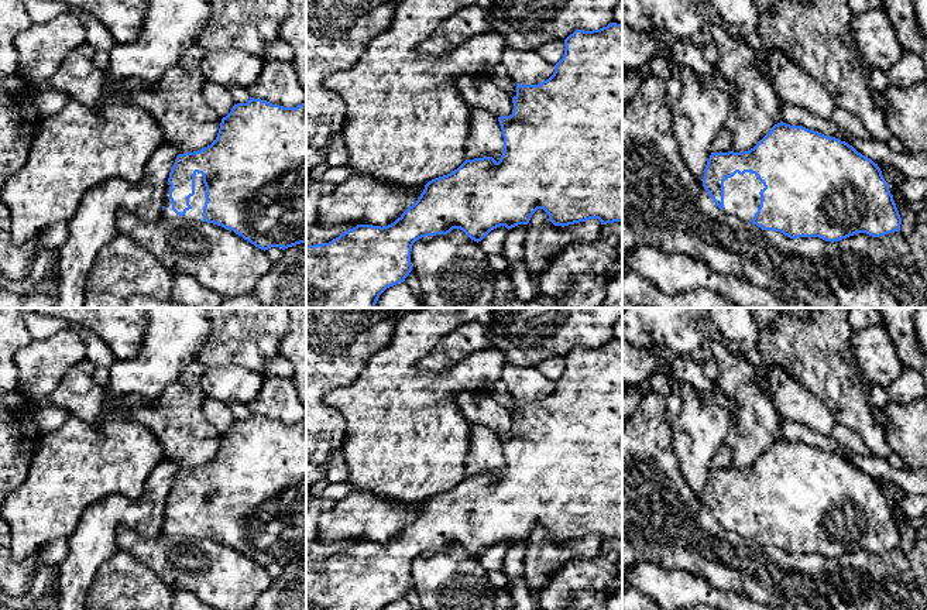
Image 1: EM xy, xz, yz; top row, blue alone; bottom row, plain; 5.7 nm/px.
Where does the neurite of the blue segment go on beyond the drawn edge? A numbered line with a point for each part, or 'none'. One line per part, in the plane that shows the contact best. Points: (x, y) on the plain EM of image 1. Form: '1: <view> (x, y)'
1: xy (195, 531)

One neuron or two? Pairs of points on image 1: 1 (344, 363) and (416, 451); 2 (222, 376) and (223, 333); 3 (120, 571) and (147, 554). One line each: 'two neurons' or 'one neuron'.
1: two neurons
2: two neurons
3: two neurons

